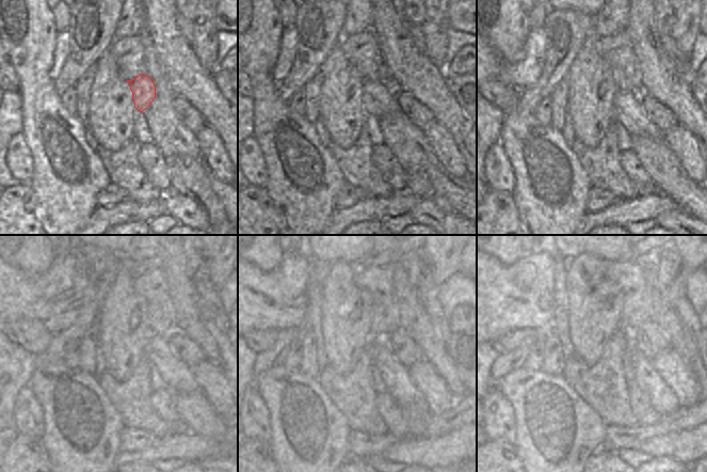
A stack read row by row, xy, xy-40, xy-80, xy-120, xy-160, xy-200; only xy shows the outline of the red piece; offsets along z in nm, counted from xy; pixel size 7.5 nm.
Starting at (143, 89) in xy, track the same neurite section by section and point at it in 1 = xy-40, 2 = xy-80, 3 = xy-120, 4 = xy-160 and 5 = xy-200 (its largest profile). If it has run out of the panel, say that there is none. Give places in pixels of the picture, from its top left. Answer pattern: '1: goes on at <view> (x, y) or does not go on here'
1: goes on at xy-40 (385, 104)
2: goes on at xy-80 (628, 109)
3: goes on at xy-120 (167, 373)
4: goes on at xy-160 (414, 394)
5: goes on at xy-200 (653, 397)

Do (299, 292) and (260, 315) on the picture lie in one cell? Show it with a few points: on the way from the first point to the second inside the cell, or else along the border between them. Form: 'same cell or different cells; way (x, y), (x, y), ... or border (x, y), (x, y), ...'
same cell; way (289, 292), (273, 307), (270, 307)

